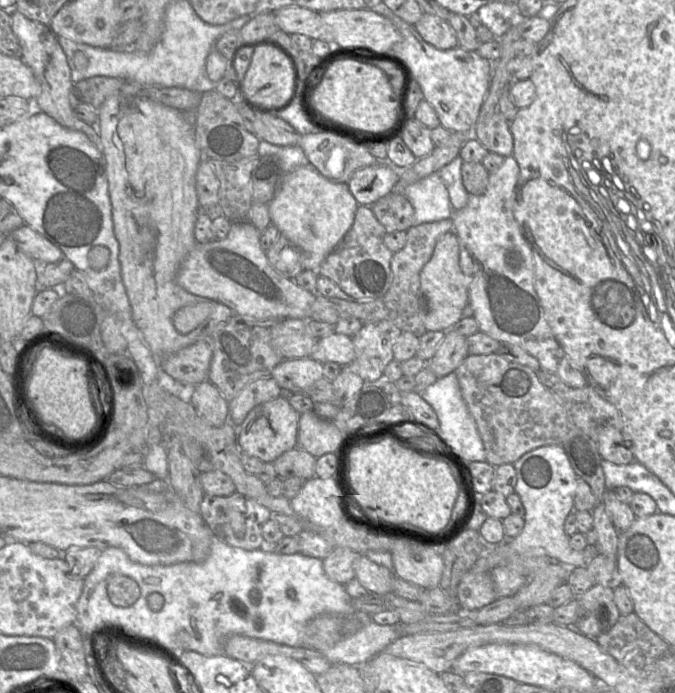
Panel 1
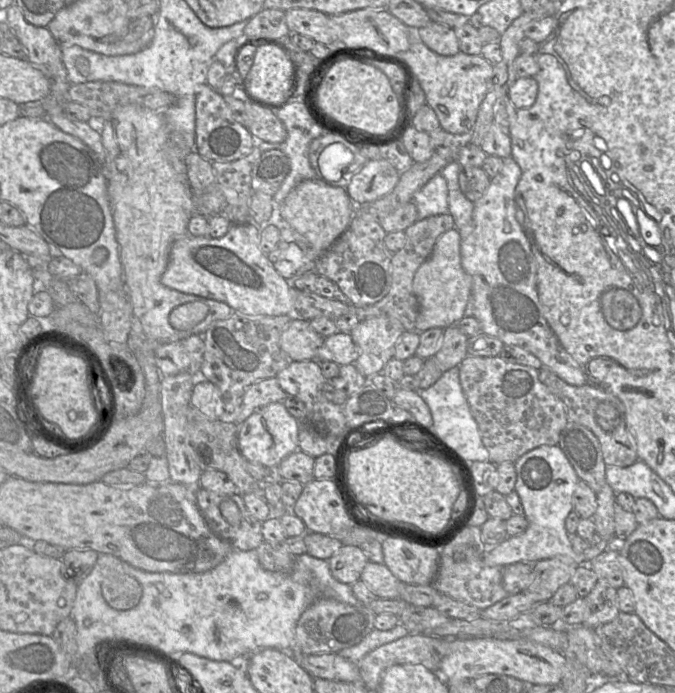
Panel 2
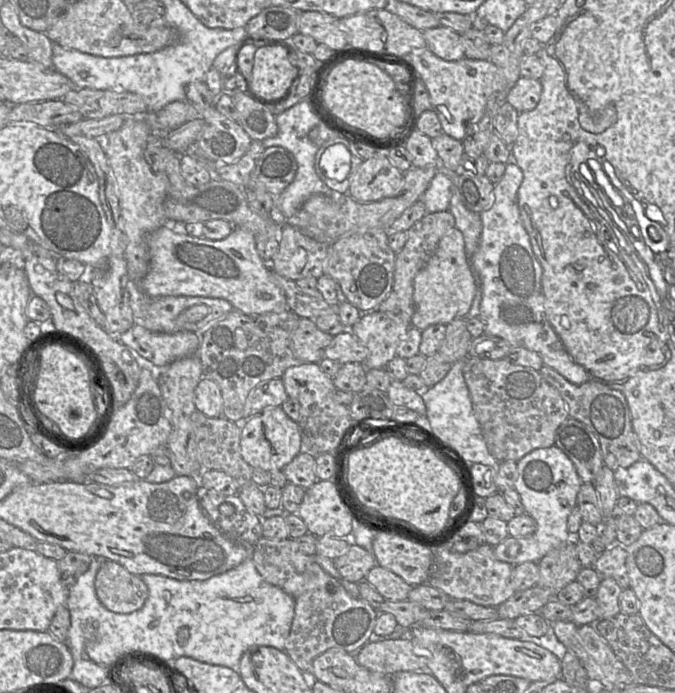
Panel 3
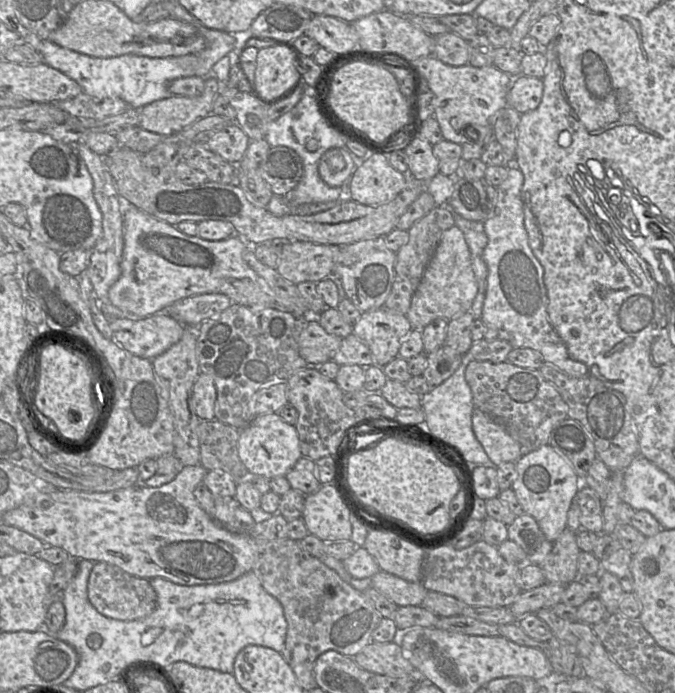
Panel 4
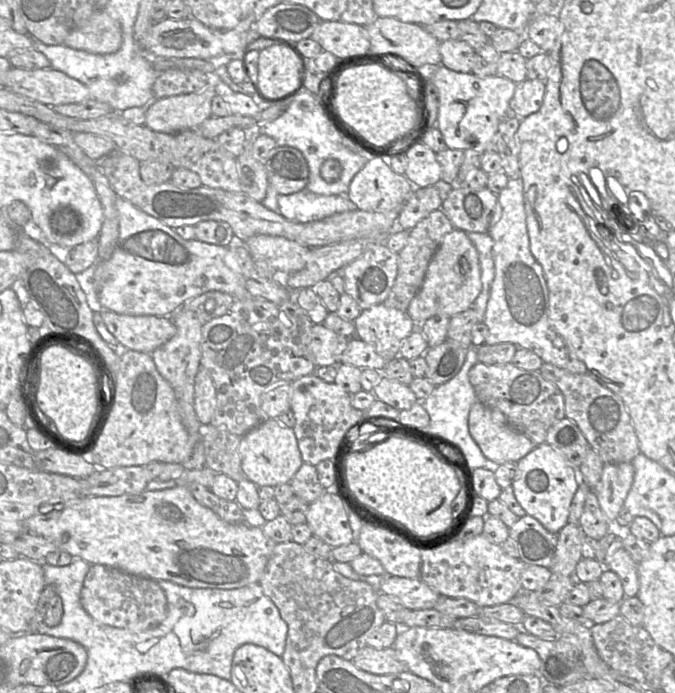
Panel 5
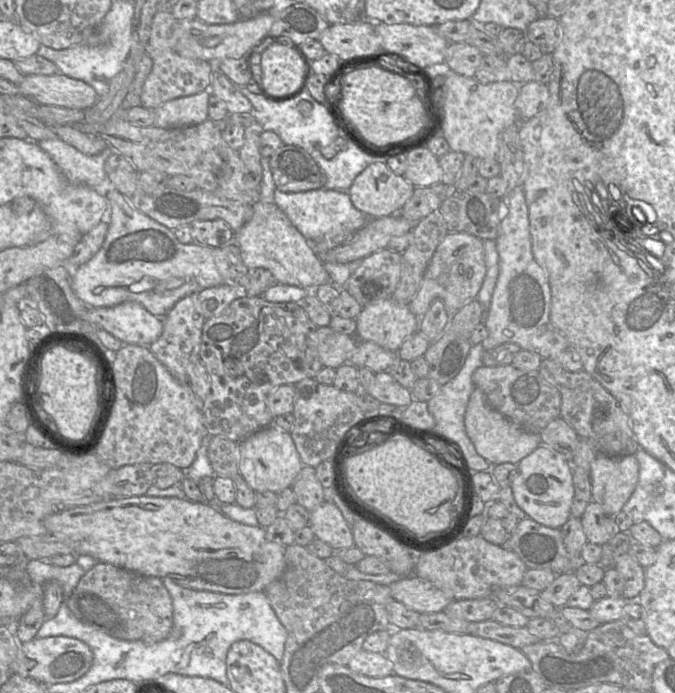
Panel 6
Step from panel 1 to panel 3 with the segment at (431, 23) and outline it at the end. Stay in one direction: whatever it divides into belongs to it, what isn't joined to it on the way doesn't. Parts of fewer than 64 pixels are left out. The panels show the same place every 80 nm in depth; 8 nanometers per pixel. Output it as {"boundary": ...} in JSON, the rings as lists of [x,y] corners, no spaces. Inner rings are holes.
{"boundary":[[[438,26],[423,30],[427,48],[446,61],[458,61],[465,57],[462,38],[456,31]]]}

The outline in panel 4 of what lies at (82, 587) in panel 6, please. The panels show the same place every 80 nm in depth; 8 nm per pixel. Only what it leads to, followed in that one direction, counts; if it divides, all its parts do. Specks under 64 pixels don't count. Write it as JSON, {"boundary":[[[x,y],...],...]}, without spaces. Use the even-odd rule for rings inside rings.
{"boundary":[[[94,562],[89,575],[87,593],[90,603],[102,615],[132,621],[149,616],[156,608],[157,594],[148,579],[130,575],[119,567],[106,562]]]}

